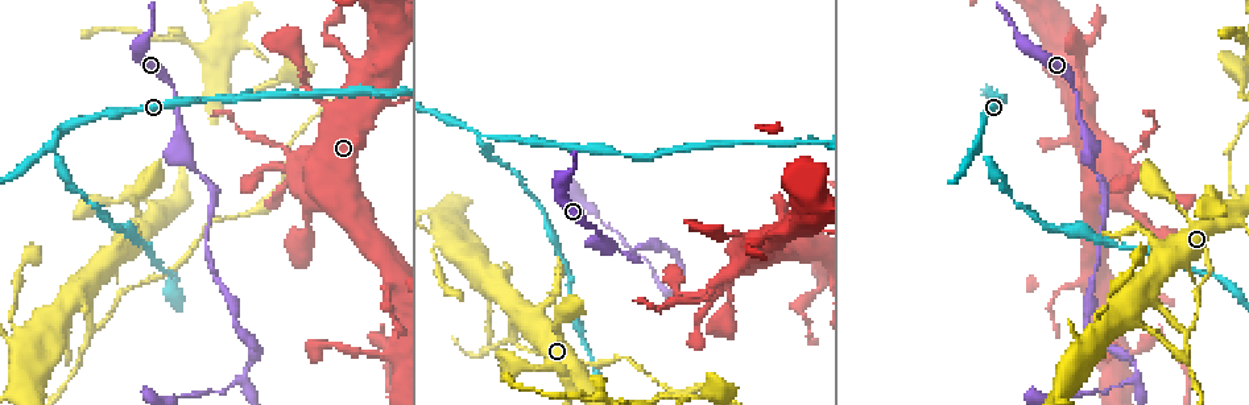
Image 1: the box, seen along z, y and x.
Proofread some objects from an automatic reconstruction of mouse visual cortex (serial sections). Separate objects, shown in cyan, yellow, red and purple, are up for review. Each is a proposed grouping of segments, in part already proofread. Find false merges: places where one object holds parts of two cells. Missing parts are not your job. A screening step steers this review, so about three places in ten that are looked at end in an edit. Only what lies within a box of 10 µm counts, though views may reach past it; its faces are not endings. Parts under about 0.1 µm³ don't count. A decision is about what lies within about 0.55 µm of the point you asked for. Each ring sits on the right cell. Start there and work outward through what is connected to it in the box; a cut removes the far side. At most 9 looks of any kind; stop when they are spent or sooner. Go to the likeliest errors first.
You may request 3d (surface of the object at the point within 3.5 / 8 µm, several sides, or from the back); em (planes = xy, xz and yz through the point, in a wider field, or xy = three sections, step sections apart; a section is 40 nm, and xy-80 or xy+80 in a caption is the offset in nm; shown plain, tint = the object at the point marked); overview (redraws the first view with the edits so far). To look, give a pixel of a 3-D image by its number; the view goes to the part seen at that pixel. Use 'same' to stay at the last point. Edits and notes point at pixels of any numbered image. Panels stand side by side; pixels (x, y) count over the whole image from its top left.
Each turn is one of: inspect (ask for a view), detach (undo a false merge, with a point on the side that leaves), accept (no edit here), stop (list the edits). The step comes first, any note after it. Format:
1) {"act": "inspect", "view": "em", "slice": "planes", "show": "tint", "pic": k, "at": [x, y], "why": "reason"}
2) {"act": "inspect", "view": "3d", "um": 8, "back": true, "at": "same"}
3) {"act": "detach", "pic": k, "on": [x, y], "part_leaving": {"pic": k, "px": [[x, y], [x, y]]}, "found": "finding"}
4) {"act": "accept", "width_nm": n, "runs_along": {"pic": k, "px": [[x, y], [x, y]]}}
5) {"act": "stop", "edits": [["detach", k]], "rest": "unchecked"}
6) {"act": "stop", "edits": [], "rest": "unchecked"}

{"act": "inspect", "view": "3d", "um": 3.5, "pic": 1, "at": [49, 144], "why": "a fork"}

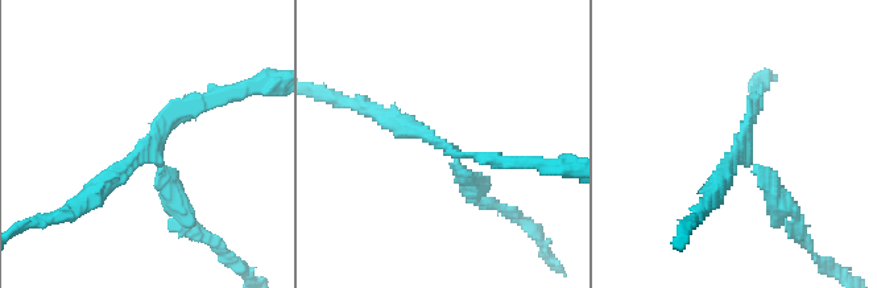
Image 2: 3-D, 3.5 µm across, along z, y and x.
{"act": "inspect", "view": "em", "slice": "planes", "show": "tint", "pic": 2, "at": [743, 144], "arms": 3, "arm_widths_nm": [150, 200, 200], "why": "need the tissue"}

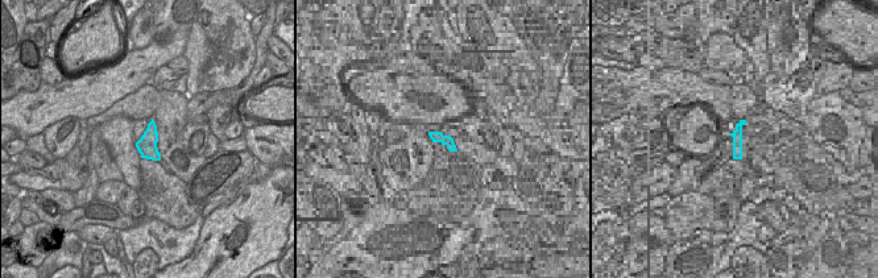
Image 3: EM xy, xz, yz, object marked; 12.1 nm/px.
{"act": "accept", "runs_along": {"pic": 2, "px": [[216, 94], [152, 138], [177, 208]]}, "found": "all the same cell"}

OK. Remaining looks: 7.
{"act": "inspect", "view": "3d", "um": 3.5, "pic": 1, "at": [115, 276], "why": "thick turns thin"}

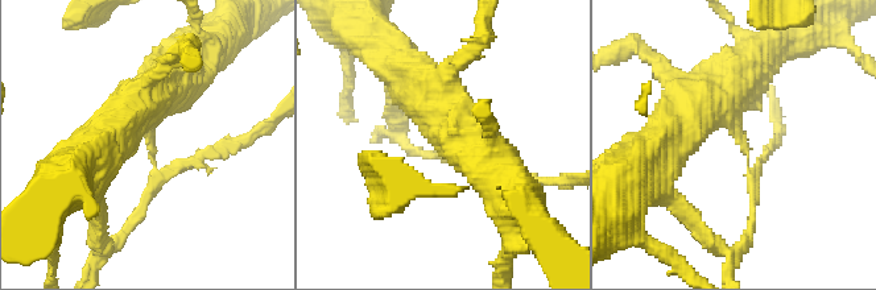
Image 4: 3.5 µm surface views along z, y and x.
{"act": "inspect", "view": "em", "slice": "xy", "step": 3, "show": "tint", "pic": 4, "at": [739, 143], "why": "now the EM"}

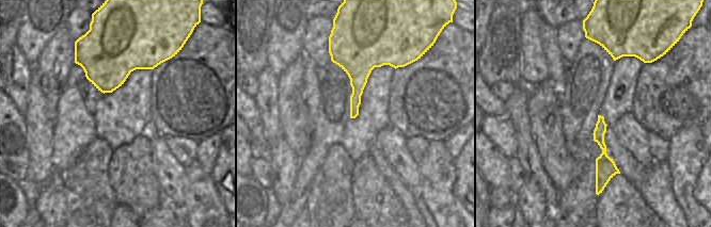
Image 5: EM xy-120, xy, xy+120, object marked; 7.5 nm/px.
{"act": "detach", "pic": 4, "on": [128, 227], "part_leaving": {"pic": 4, "px": [[158, 173], [243, 144], [272, 120]]}, "found": "two cells meet here"}

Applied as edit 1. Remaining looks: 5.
{"act": "inspect", "view": "3d", "um": 3.5, "pic": 1, "at": [243, 374], "why": "arms part here"}

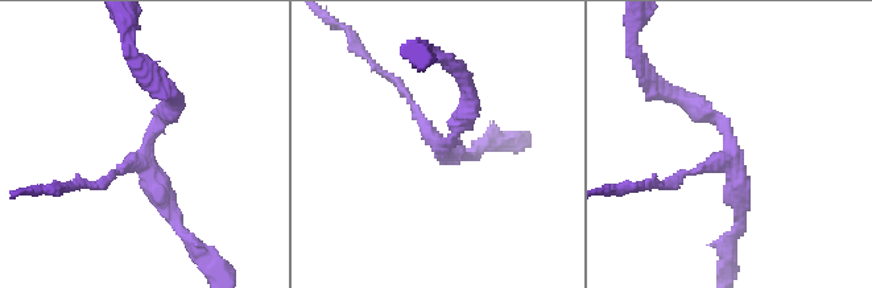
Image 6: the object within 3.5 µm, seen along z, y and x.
{"act": "inspect", "view": "em", "slice": "planes", "show": "tint", "pic": 6, "at": [438, 144], "arms": 3, "arm_widths_nm": [100, 200, 200]}

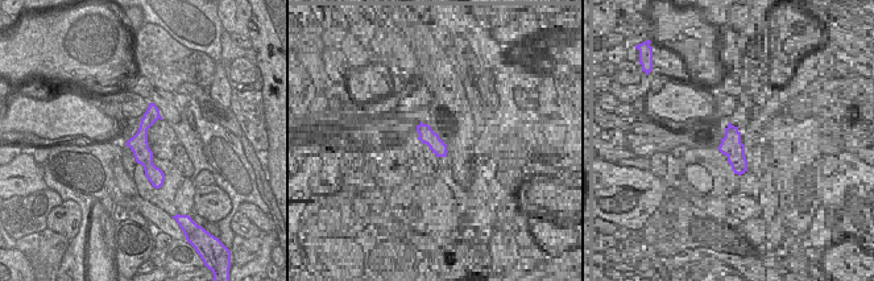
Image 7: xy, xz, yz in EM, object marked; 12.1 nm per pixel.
{"act": "accept", "runs_along": {"pic": 7, "px": [[152, 107], [143, 155], [156, 181]]}, "found": "one cell here"}

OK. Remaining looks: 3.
{"act": "inspect", "view": "em", "slice": "planes", "show": "tint", "pic": 1, "at": [153, 211], "why": "thick turns thin"}

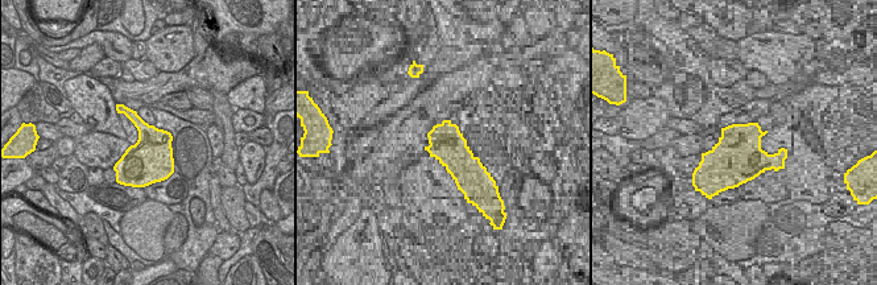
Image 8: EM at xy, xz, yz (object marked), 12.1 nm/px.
{"act": "inspect", "view": "3d", "um": 3.5, "at": "same", "why": "wider look"}

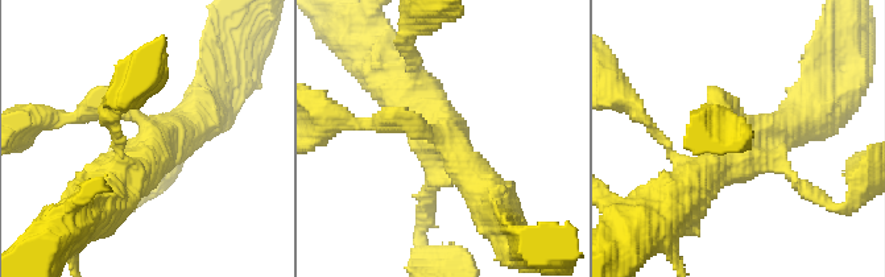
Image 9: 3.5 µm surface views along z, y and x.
{"act": "accept", "runs_along": {"pic": 9, "px": [[405, 89], [434, 115], [491, 199]]}, "found": "one cell here"}

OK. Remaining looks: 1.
{"act": "stop", "edits": [["detach", 4]], "rest": "unchecked"}

